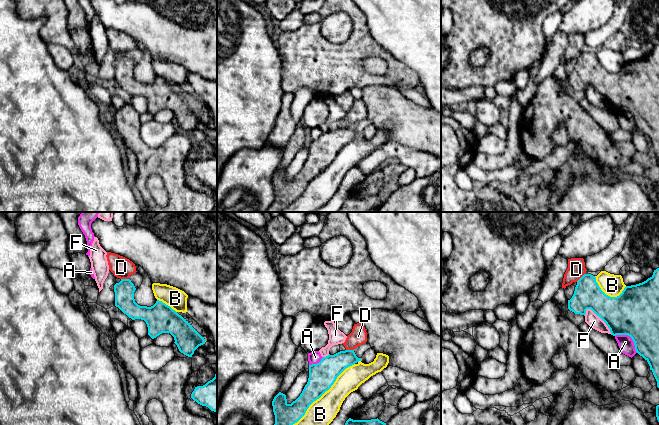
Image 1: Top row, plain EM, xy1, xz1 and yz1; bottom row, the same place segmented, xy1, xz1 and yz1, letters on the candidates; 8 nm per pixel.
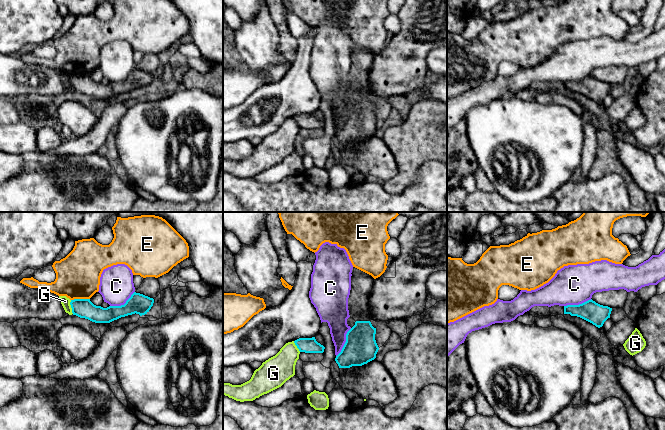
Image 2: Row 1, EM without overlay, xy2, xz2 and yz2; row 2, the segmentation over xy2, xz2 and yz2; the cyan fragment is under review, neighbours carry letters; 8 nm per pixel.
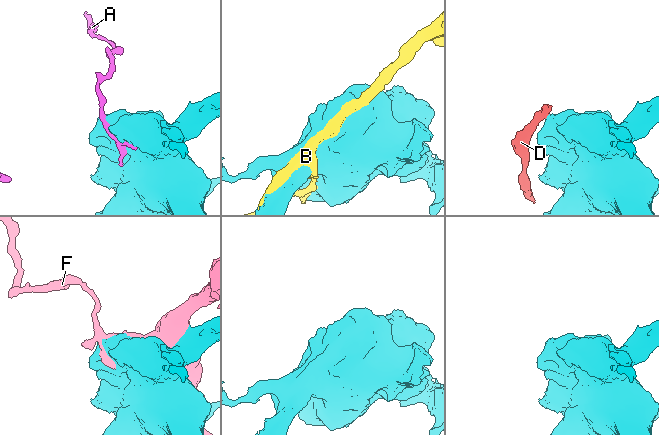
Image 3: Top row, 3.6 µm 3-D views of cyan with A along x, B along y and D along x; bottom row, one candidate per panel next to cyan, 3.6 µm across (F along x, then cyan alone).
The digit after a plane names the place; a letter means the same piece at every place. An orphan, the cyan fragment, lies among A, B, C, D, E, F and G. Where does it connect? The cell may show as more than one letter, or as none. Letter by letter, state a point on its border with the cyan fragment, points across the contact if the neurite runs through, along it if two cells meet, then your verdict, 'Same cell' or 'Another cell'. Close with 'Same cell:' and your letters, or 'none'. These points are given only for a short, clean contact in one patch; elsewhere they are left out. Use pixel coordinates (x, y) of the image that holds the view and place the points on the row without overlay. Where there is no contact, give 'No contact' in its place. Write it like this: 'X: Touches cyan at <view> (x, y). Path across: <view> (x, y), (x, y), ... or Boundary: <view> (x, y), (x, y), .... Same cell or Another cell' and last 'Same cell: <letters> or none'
A: Touches cyan at yz1 (630, 112). Another cell
B: Touches cyan at xz1 (316, 175). Another cell
C: Touches cyan at xz2 (345, 118). Boundary: xz2 (351, 104), (346, 110), (346, 117), (341, 127), (336, 132). Another cell
D: Touches cyan at yz1 (581, 53). Boundary: yz1 (584, 49), (576, 57). Another cell
E: Touches cyan at xy2 (80, 75). Another cell
F: Touches cyan at yz1 (600, 93). Another cell
G: Touches cyan at xy2 (71, 83). Another cell
Same cell: none

